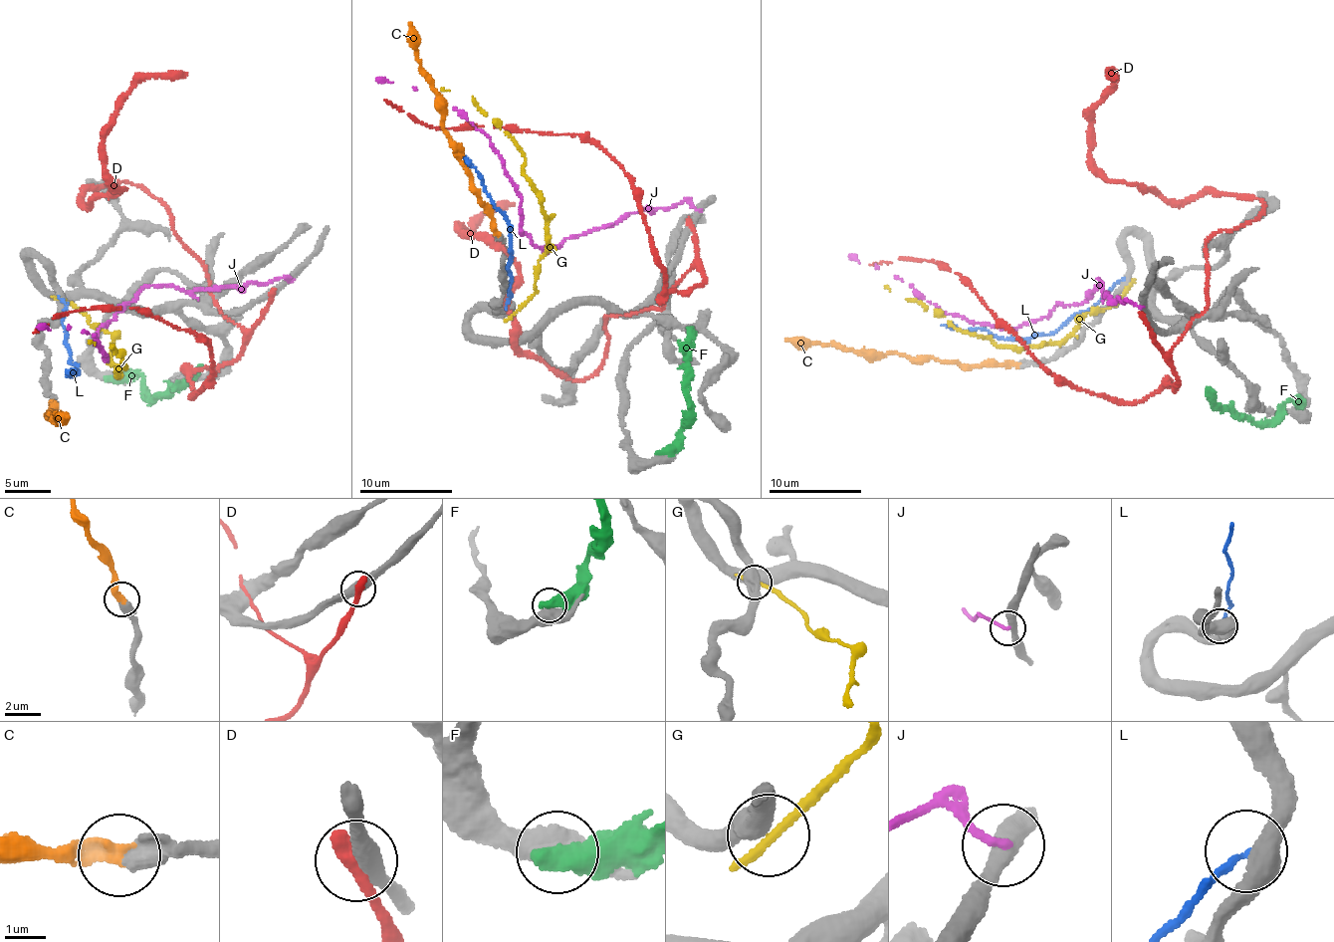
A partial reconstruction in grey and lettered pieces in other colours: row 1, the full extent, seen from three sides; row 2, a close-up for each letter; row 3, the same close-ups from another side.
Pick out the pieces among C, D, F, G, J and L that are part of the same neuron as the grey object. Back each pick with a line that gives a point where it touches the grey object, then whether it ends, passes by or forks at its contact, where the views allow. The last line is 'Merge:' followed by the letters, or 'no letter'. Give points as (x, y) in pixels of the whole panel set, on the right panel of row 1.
C: (1015, 364) | it ends
Merge: C

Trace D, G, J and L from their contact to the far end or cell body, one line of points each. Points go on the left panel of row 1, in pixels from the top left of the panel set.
D: (271, 295), (243, 329), (139, 184), (82, 201), (124, 190), (104, 126), (127, 92), (187, 73)
G: (60, 299), (105, 331), (114, 348), (109, 362), (121, 374), (116, 371), (125, 367), (121, 353), (89, 341)
J: (292, 279), (183, 291), (147, 285), (102, 326), (97, 342), (108, 359), (93, 335), (37, 327)
L: (59, 296), (70, 363), (80, 370), (69, 374)

